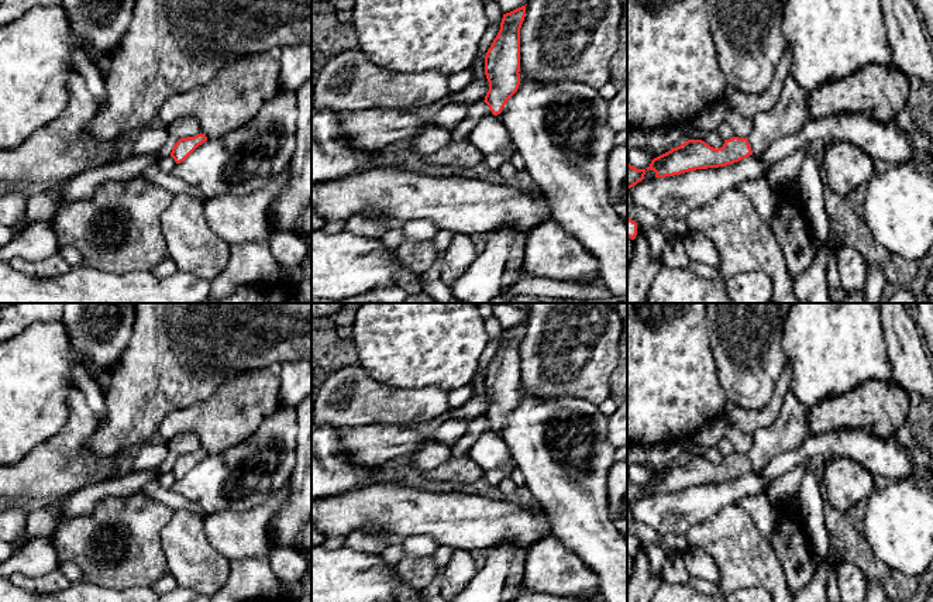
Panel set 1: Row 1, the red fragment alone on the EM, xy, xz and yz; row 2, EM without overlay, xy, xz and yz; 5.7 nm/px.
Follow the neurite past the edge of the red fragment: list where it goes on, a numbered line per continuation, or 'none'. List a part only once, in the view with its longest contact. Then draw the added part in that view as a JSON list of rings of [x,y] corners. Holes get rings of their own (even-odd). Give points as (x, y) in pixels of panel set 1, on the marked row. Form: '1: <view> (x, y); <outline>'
1: yz (789, 114); [[[789,73],[785,79],[781,96],[771,110],[757,113],[753,121],[753,130],[747,140],[754,155],[761,155],[772,142],[782,137],[798,133],[809,120],[808,113],[808,92],[799,86],[795,78]]]

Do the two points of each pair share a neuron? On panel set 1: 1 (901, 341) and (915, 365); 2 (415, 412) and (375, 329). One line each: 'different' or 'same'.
1: same
2: different

